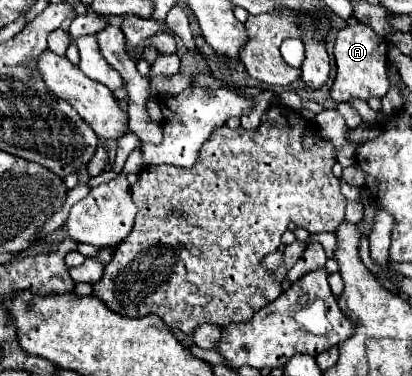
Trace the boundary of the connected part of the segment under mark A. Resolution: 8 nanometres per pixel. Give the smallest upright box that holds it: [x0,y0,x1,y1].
[330,23,388,103]

